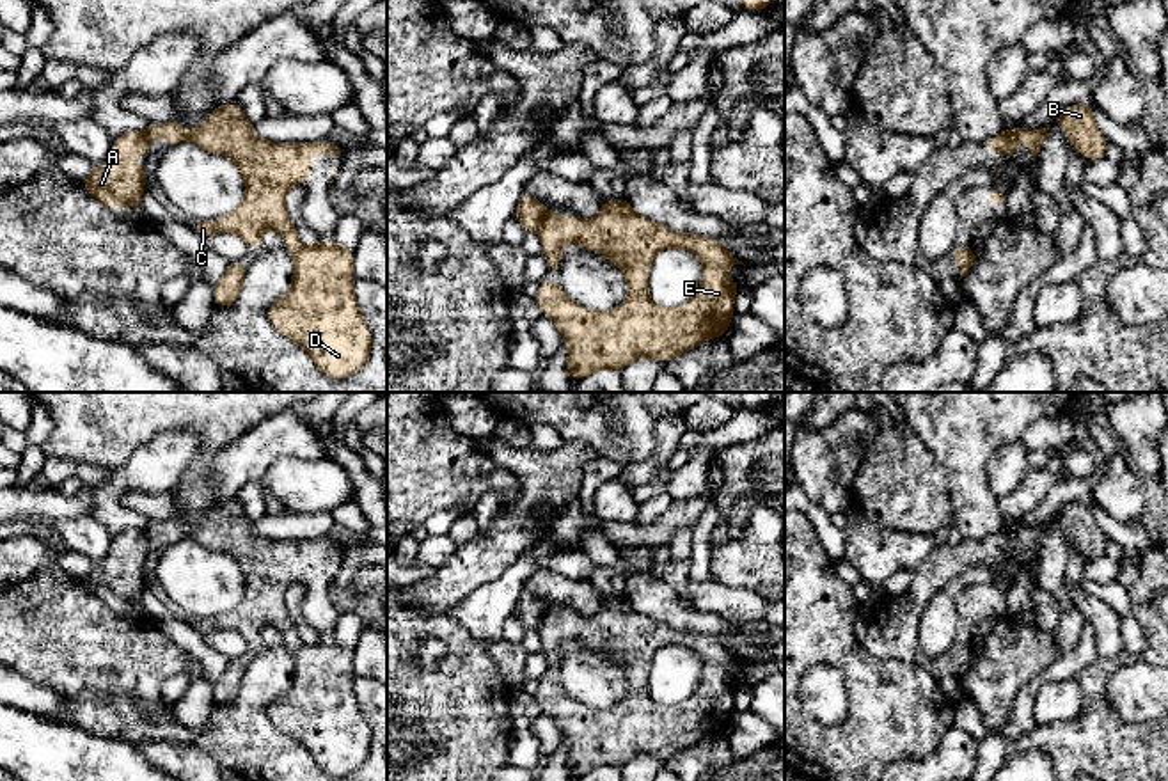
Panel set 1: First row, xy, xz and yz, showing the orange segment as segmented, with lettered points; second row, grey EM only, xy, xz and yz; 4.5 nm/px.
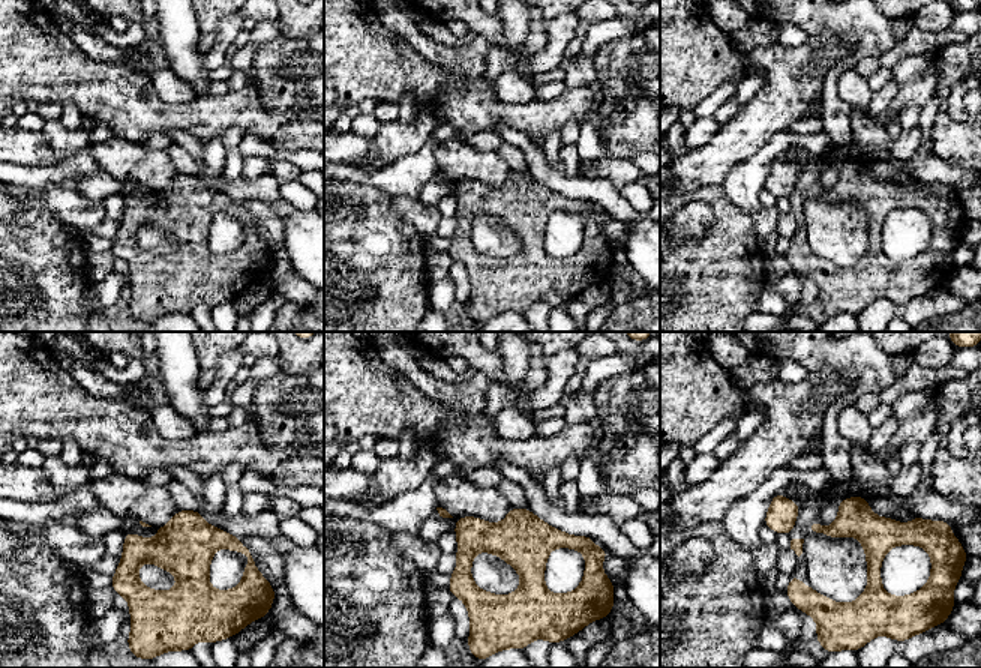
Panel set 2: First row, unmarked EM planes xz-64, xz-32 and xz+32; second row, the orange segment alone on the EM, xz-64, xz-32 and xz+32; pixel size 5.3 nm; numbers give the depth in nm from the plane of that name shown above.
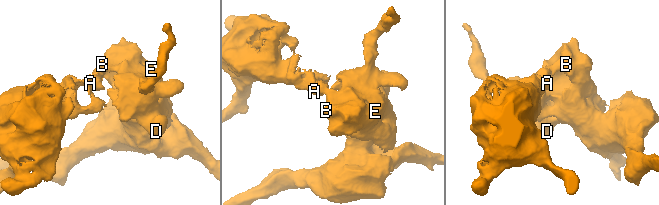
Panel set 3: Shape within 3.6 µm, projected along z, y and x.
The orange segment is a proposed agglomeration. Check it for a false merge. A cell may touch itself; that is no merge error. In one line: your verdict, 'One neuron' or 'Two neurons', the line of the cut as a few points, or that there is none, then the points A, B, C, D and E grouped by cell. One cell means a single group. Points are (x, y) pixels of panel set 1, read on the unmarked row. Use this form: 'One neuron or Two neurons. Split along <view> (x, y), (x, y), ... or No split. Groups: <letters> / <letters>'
Two neurons. Split along xz (549, 609), (536, 629). Groups: A / B C D E

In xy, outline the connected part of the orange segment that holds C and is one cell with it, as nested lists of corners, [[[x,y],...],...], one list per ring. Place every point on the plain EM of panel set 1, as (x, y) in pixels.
[[[234,499],[213,506],[197,527],[169,518],[149,522],[144,531],[147,536],[163,534],[170,543],[192,538],[236,559],[245,577],[243,600],[213,619],[193,619],[192,628],[201,634],[231,628],[252,648],[259,646],[264,627],[275,627],[293,655],[293,678],[289,690],[268,703],[268,715],[277,730],[311,753],[321,770],[346,776],[371,751],[371,730],[353,694],[353,646],[341,644],[335,635],[304,643],[286,611],[288,588],[311,577],[309,554],[343,548],[327,536],[275,541],[257,536],[252,525]]]

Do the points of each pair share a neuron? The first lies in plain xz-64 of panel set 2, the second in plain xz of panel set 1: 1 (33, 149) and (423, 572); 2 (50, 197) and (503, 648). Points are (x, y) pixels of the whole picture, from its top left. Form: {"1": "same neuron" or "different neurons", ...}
{"1": "same neuron", "2": "same neuron"}

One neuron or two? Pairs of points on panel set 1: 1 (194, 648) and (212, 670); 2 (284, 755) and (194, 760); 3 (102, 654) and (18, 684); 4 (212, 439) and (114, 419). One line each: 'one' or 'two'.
1: one
2: two
3: two
4: one

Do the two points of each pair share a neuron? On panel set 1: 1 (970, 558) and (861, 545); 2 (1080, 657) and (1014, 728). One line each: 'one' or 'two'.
1: two
2: one

